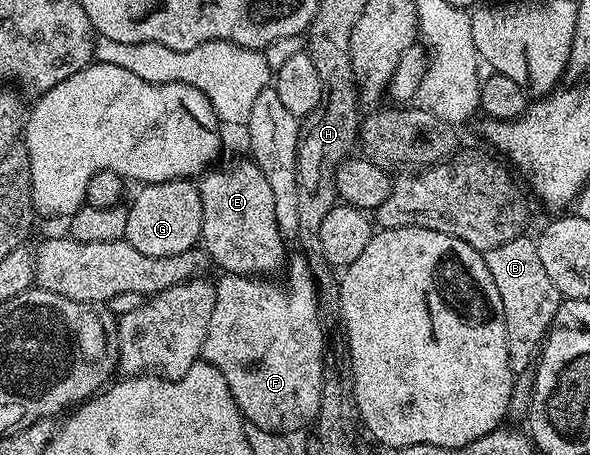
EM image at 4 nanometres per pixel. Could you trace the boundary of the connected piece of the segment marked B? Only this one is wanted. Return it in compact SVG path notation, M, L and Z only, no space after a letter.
M520 236L505 244L497 244L497 248L485 254L489 276L493 276L493 284L497 284L497 292L501 292L501 308L505 308L509 368L515 376L528 373L534 367L561 301L558 288L541 265L538 241L527 237Z

